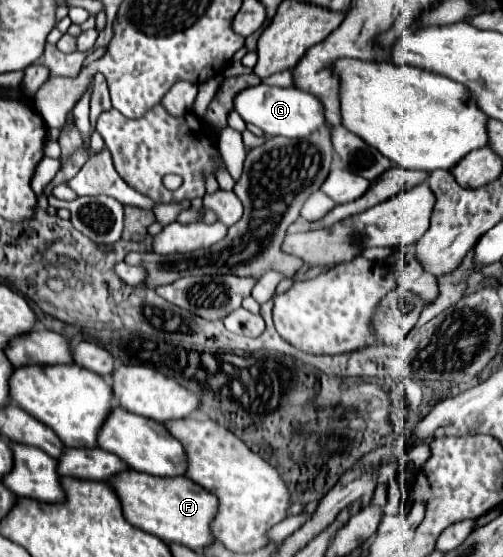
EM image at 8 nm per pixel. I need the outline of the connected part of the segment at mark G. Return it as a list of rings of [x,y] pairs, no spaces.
[[[259,83],[255,87],[243,89],[235,97],[235,111],[243,117],[245,123],[257,125],[269,137],[275,137],[275,135],[289,137],[289,139],[309,137],[311,133],[315,133],[327,125],[325,109],[323,109],[321,101],[315,95],[305,93],[297,87],[281,89],[281,87],[269,87],[265,83]]]

